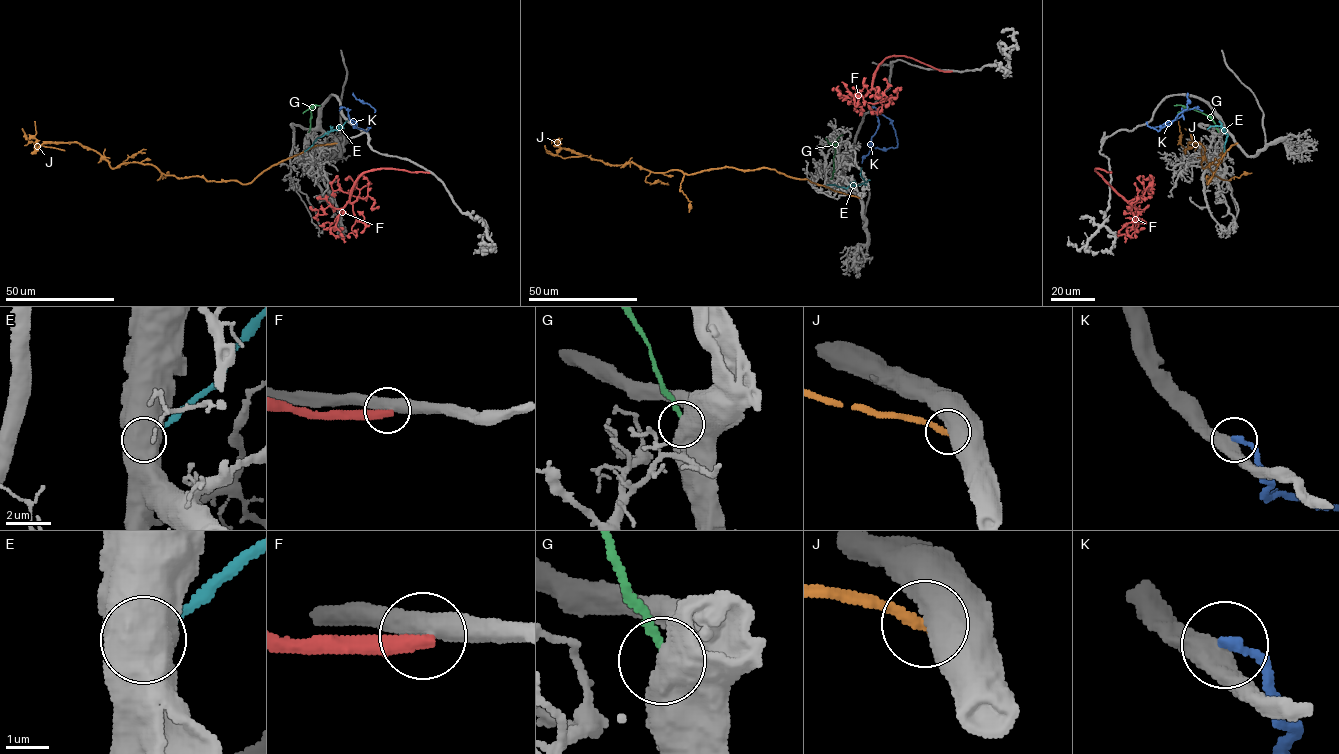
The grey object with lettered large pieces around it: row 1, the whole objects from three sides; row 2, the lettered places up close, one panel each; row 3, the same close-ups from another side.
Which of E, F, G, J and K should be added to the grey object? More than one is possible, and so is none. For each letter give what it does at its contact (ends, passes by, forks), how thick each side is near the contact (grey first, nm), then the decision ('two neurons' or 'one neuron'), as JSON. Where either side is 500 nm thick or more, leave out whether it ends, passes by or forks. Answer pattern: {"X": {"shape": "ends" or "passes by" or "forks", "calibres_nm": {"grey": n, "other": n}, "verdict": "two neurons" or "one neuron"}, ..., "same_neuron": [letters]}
{"E": {"calibres_nm": {"grey": 750, "other": 240}, "verdict": "two neurons"}, "F": {"calibres_nm": {"grey": 500, "other": 340}, "verdict": "two neurons"}, "G": {"calibres_nm": {"grey": 900, "other": 190}, "verdict": "two neurons"}, "J": {"calibres_nm": {"grey": 700, "other": 280}, "verdict": "two neurons"}, "K": {"calibres_nm": {"grey": 500, "other": 280}, "verdict": "two neurons"}, "same_neuron": []}

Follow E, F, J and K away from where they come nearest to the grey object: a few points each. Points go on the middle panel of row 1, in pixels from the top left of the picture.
E: (828, 185), (845, 188), (863, 183), (861, 167)
F: (951, 71), (939, 71), (908, 57), (887, 56), (873, 79), (872, 87), (881, 100), (860, 104)
J: (858, 197), (767, 167), (652, 172), (631, 162), (605, 164), (563, 148), (557, 153), (564, 158), (587, 155)
K: (873, 107), (891, 122), (897, 140), (897, 147), (875, 148)

